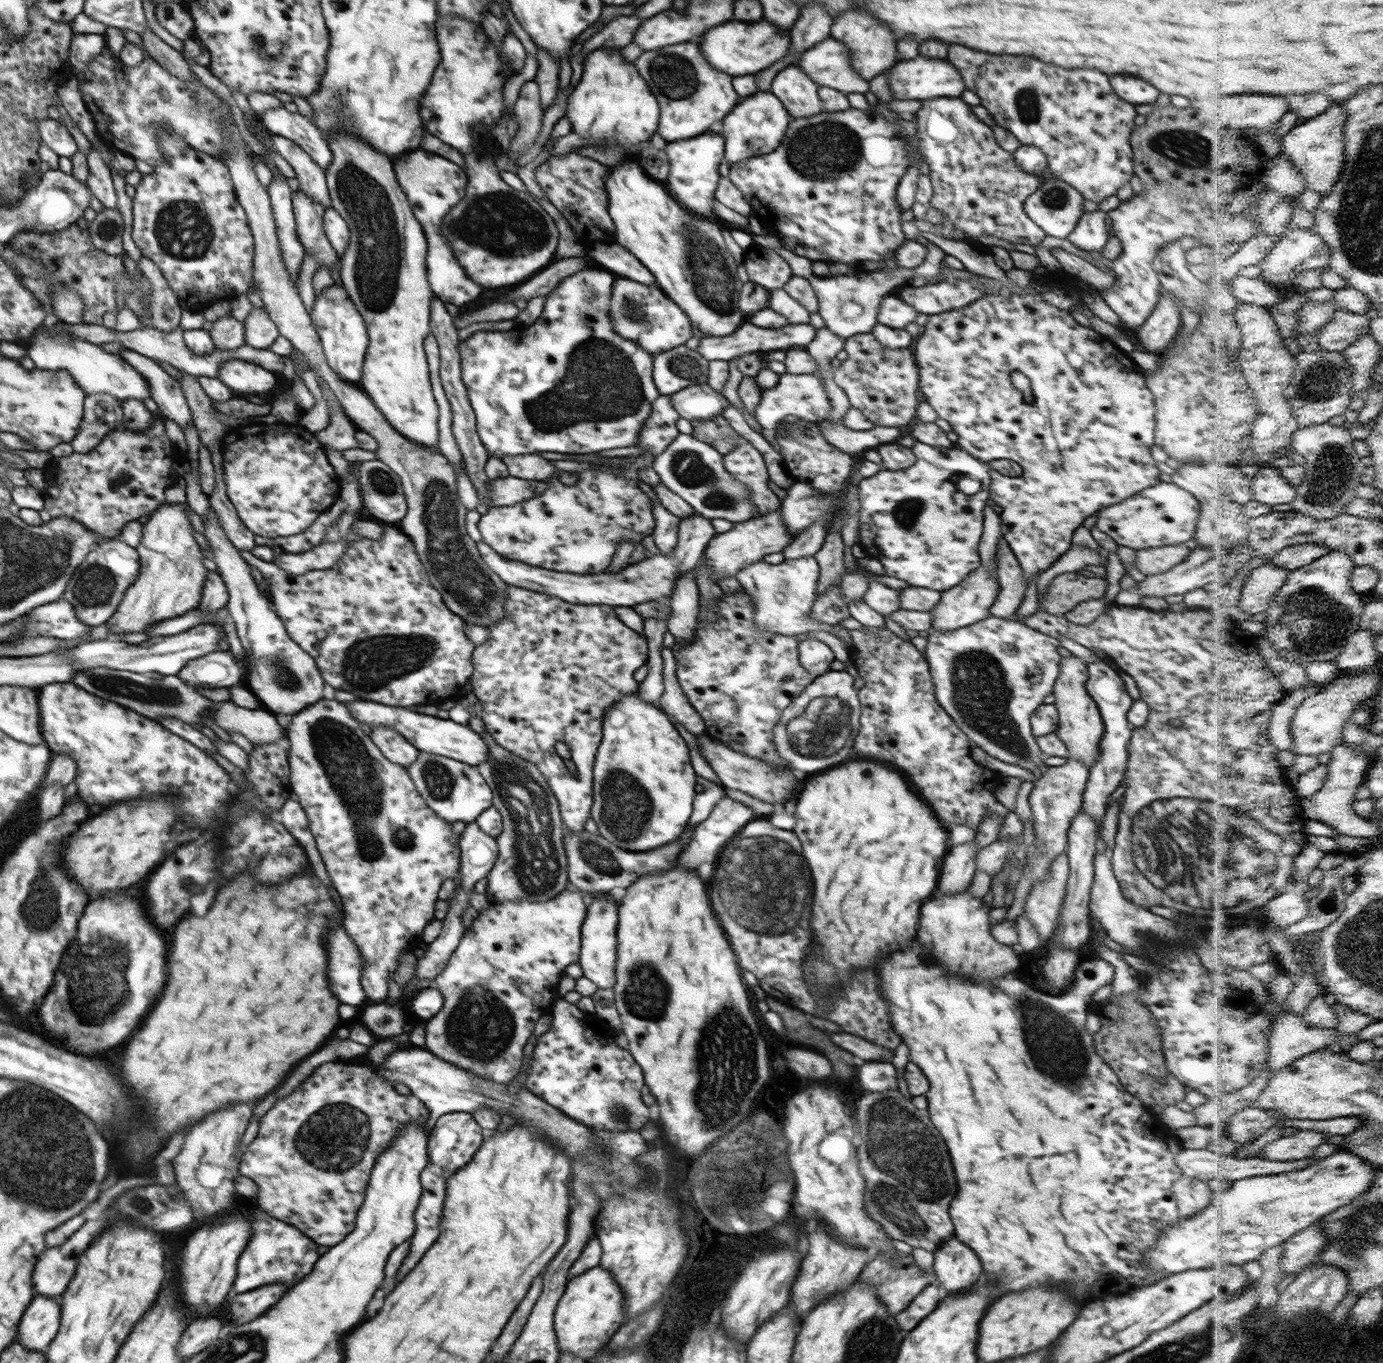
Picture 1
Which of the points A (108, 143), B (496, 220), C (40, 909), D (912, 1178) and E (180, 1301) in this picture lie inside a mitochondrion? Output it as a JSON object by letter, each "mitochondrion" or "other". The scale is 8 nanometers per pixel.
{"A":"other","B":"mitochondrion","C":"mitochondrion","D":"mitochondrion","E":"other"}

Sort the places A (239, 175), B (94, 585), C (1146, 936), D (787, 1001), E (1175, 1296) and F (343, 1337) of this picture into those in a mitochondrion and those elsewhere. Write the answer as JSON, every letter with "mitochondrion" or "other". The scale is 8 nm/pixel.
{"A":"other","B":"mitochondrion","C":"mitochondrion","D":"other","E":"other","F":"other"}

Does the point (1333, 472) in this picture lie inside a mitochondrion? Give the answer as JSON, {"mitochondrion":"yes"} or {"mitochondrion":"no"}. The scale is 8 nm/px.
{"mitochondrion":"yes"}

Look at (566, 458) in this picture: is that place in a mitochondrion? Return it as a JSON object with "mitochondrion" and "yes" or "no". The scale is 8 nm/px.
{"mitochondrion":"no"}

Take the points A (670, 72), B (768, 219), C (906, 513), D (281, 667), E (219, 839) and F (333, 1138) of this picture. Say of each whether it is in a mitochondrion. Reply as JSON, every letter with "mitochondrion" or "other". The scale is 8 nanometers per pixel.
{"A":"mitochondrion","B":"other","C":"mitochondrion","D":"mitochondrion","E":"other","F":"mitochondrion"}

